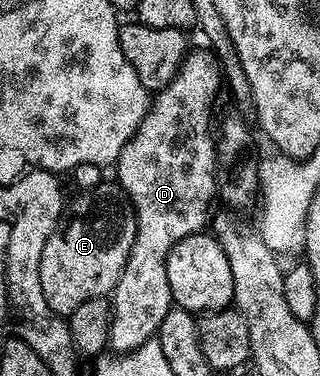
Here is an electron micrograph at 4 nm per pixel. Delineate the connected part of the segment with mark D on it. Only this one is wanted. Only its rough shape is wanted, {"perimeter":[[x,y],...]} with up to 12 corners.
{"perimeter":[[192,50],[118,157],[139,228],[109,343],[131,351],[173,306],[177,241],[217,199],[221,64]]}

